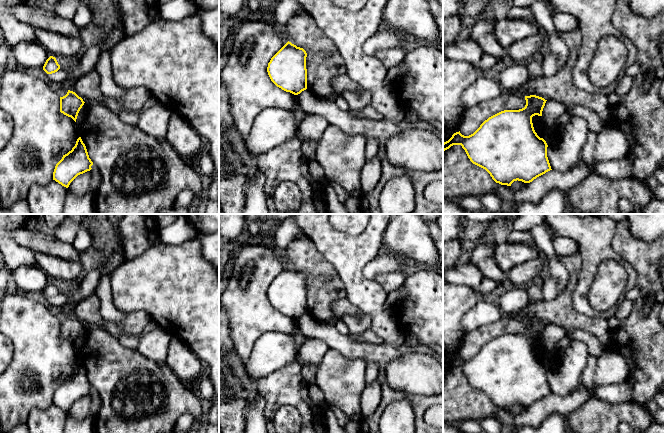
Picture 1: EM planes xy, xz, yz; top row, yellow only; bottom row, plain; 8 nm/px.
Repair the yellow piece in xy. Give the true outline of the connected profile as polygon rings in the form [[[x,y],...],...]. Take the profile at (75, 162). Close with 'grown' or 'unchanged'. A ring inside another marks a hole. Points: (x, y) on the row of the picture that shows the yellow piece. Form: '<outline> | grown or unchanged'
[[[81,137],[75,146],[56,164],[53,180],[68,188],[70,183],[80,174],[90,171],[93,162],[89,158],[85,144]]] | unchanged

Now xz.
[[[287,42],[270,60],[267,67],[271,81],[294,95],[307,89],[307,53],[303,48]]] | unchanged

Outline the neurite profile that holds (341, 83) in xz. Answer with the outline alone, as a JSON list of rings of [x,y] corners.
[[[347,74],[335,77],[332,80],[332,87],[337,95],[340,95],[344,91],[363,91],[363,89],[361,89],[358,84],[353,82]]]

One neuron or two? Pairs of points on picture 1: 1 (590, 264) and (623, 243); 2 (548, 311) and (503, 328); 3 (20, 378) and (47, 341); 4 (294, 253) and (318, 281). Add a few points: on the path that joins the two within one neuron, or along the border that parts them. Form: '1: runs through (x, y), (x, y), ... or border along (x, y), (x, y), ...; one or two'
1: border along (615, 226), (612, 249), (631, 264); two
2: border along (508, 316), (524, 320); two
3: runs through (29, 369), (40, 358), (40, 350); one
4: runs through (301, 260), (315, 274); one

